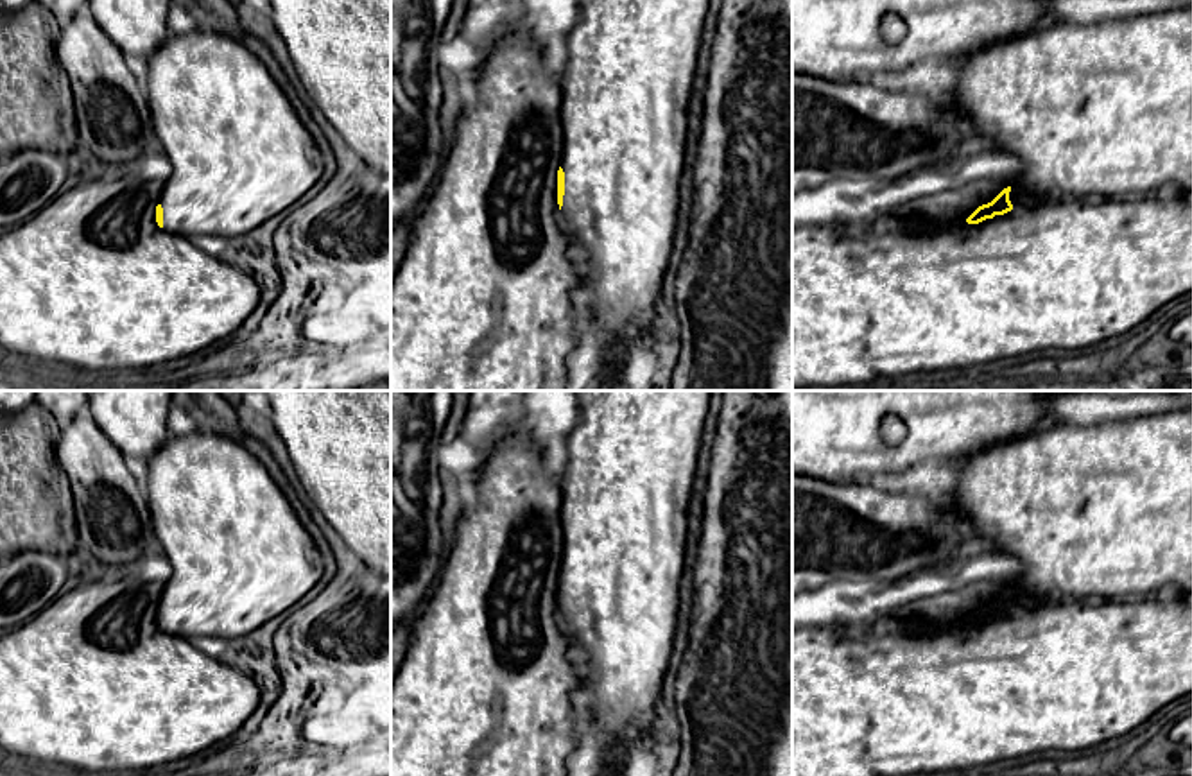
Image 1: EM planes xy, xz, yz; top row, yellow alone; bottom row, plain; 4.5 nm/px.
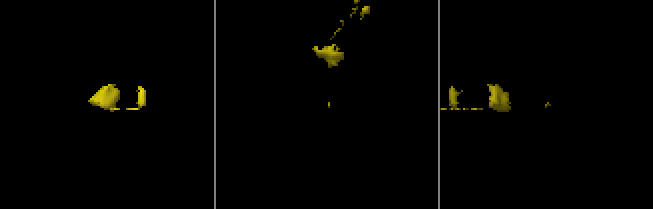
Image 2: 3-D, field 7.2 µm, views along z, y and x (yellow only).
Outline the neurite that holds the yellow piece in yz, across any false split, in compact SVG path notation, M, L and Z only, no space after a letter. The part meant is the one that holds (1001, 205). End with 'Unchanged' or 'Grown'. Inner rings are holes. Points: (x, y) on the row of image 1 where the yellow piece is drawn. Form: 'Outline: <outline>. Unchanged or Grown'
Outline: M1192 5L1160 14L1052 23L968 56L959 79L946 90L986 149L1018 156L1024 170L968 224L1027 208L1040 195L1140 199L1174 192L1192 195Z. Grown

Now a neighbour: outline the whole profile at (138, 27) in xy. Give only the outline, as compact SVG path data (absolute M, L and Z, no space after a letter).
M90 0L88 4L97 25L124 54L151 57L170 36L167 14L172 0Z

